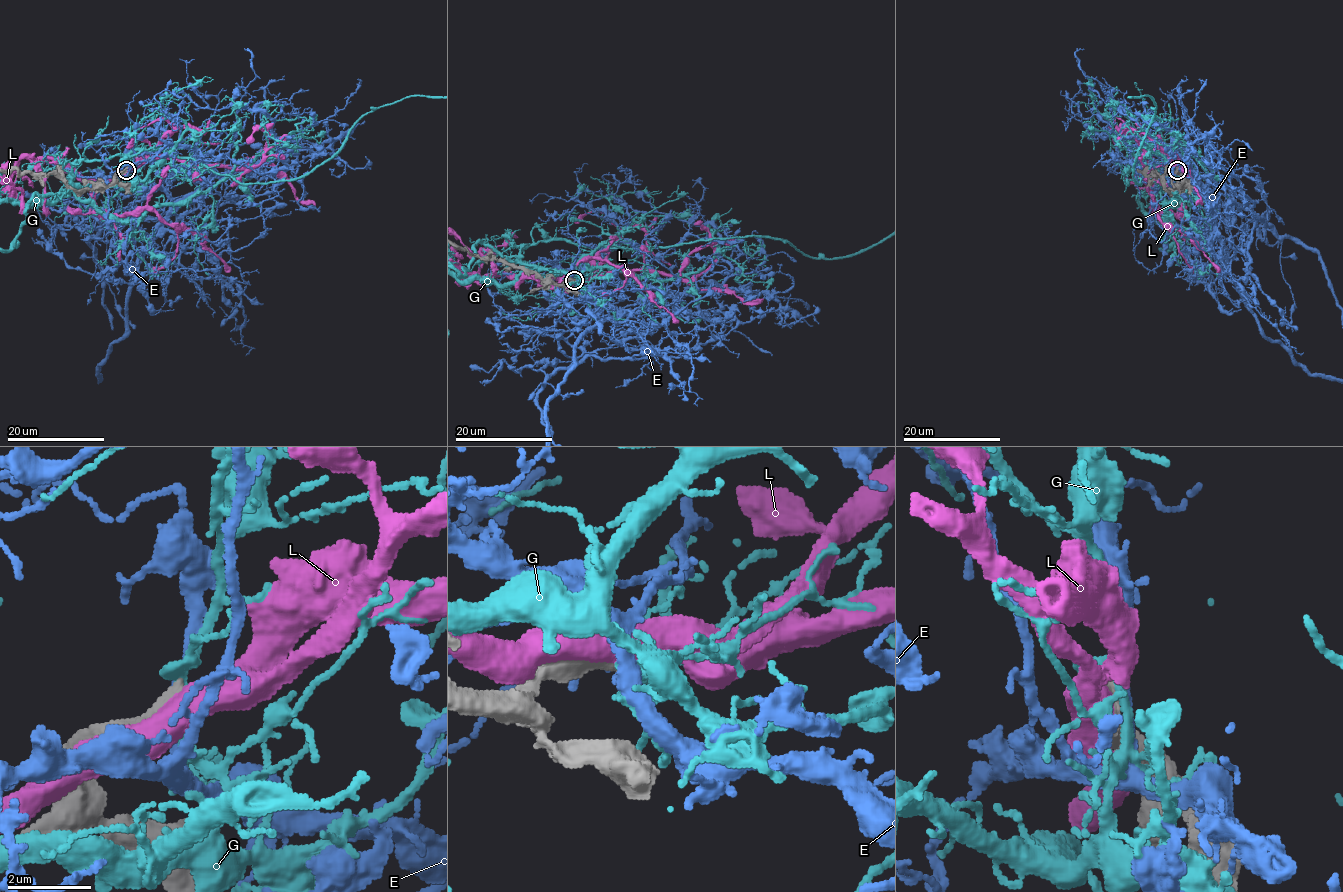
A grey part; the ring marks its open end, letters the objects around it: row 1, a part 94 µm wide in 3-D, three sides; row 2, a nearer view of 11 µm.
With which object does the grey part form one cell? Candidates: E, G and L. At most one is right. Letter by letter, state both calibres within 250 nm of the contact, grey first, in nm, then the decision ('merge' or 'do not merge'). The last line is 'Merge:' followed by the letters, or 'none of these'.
E: 460 nm thick on the grey side, 220 nm on the other; do not merge
G: 440 nm thick on the grey side, 220 nm on the other; do not merge
L: 700 nm thick on the grey side, 550 nm on the other; do not merge
Merge: none of these

